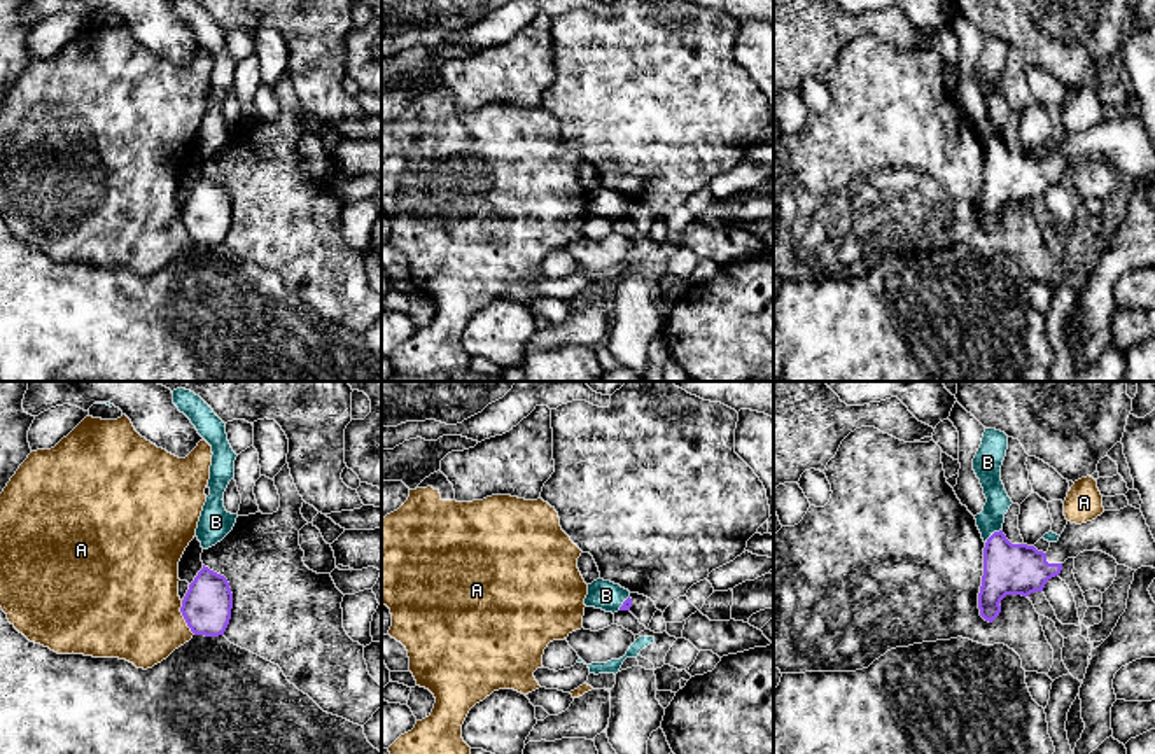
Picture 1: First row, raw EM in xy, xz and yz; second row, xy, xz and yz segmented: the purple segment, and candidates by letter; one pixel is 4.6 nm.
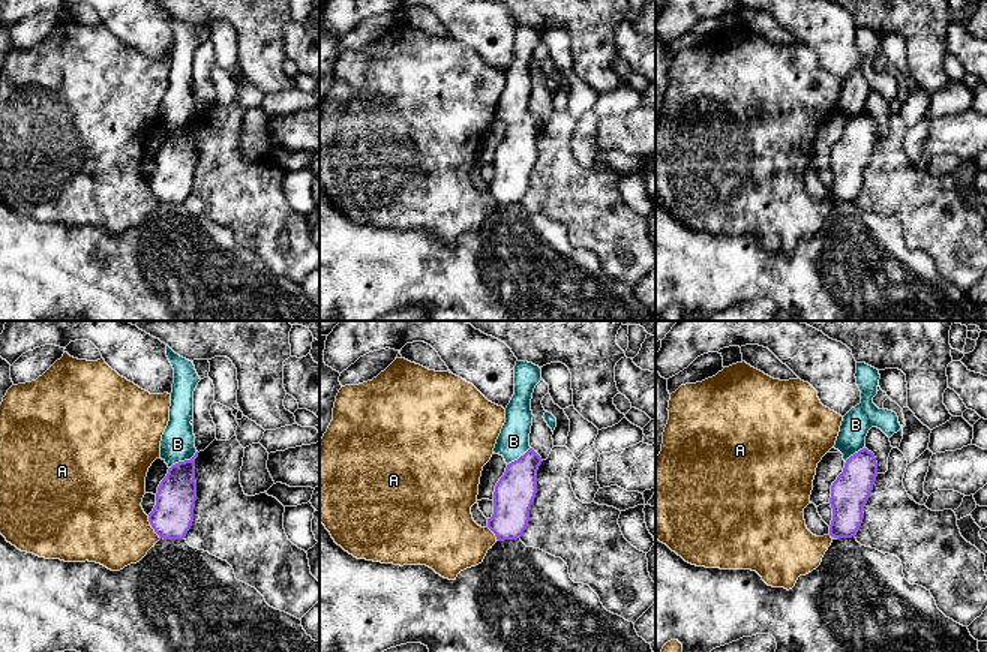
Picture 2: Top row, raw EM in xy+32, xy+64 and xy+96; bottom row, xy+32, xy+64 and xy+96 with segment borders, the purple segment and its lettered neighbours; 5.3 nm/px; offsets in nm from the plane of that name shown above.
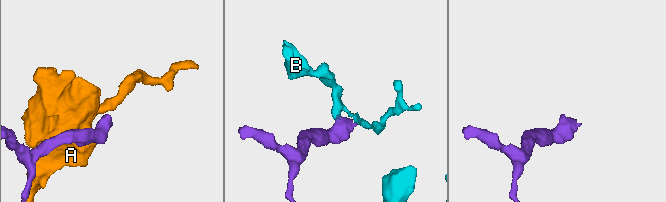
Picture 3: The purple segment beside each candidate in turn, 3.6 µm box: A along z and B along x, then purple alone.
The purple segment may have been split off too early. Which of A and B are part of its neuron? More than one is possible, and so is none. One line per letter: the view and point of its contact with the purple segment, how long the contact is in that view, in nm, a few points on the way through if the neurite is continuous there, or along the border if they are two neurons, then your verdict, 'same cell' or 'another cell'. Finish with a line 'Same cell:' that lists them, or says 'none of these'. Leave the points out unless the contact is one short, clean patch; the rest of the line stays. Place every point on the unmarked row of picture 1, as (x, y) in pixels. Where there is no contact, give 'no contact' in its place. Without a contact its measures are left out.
A: meets purple in xy at (184, 226); contact 170 nm long; another cell
B: meets purple in yz at (993, 142); contact 100 nm long; border along yz (1001, 137), (986, 151); another cell
Same cell: none of these

